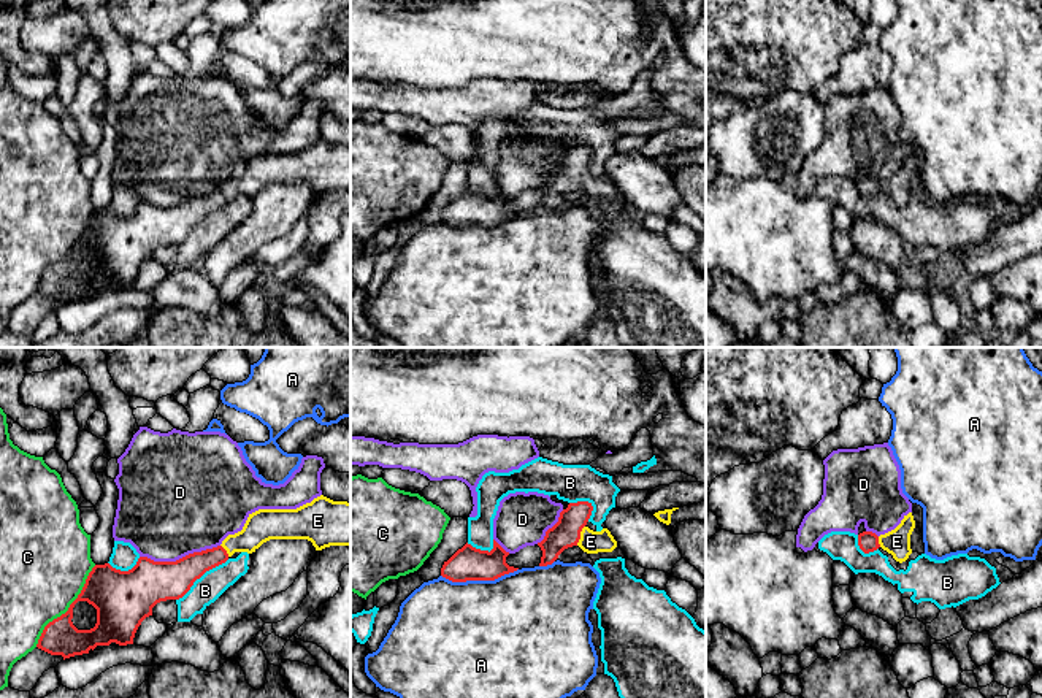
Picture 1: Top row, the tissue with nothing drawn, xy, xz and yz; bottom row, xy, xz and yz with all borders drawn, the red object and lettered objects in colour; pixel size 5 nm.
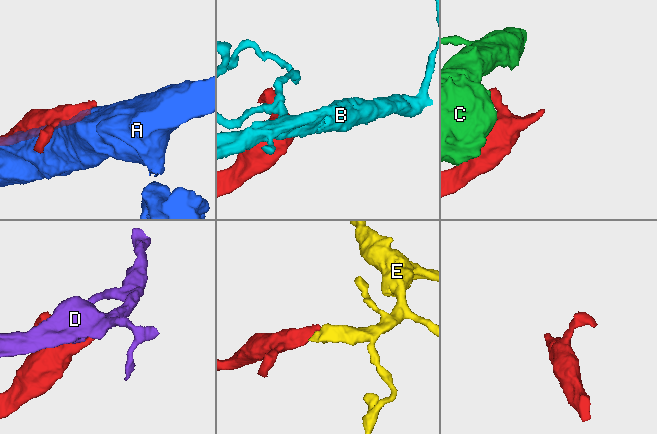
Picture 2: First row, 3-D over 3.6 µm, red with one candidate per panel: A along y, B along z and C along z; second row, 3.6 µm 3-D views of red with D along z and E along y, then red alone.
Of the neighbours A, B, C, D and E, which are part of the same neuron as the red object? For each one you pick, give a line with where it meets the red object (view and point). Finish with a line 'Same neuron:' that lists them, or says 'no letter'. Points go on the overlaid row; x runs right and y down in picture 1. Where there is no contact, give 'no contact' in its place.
E: contact xz (579, 535)
Same neuron: E

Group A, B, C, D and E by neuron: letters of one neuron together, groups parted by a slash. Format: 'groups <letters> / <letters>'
groups A / B / C / D / E

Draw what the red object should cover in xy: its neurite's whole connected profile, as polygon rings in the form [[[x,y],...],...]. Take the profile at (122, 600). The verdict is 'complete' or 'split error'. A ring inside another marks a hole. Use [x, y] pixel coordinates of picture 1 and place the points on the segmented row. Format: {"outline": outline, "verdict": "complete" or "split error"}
{"outline": [[[320,495],[297,509],[259,509],[249,514],[241,531],[228,535],[220,546],[189,554],[176,562],[154,562],[140,557],[128,571],[116,570],[109,563],[95,565],[68,611],[44,627],[36,647],[51,655],[62,655],[65,660],[89,654],[97,646],[133,644],[138,627],[146,617],[152,616],[152,608],[157,603],[182,598],[206,571],[225,563],[235,552],[252,554],[270,539],[308,539],[316,550],[330,546],[351,546],[351,503],[333,501]],[[78,601],[87,601],[97,609],[94,628],[78,630],[73,625],[73,608]]], "verdict": "split error"}

